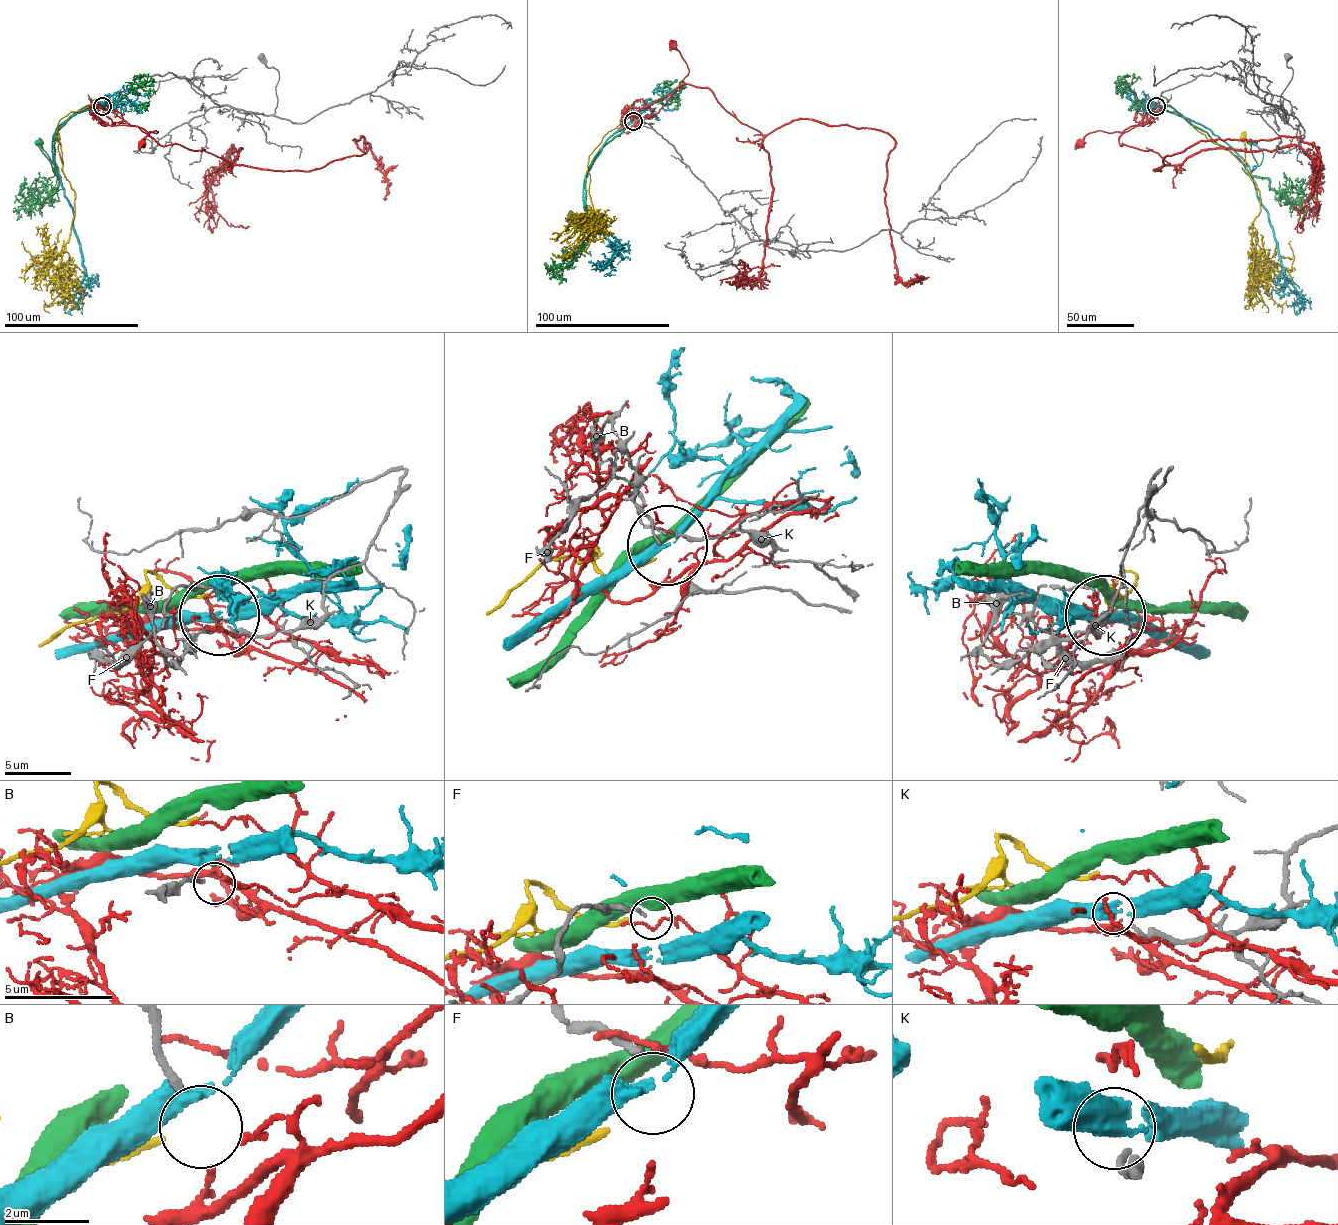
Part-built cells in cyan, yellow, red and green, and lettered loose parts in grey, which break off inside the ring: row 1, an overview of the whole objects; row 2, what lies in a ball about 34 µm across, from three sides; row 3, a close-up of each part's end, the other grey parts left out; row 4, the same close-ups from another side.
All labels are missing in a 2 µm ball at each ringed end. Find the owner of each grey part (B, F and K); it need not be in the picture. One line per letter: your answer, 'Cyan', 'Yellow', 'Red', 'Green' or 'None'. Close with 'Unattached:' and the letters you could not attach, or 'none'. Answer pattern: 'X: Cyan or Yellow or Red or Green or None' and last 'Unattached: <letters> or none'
B: None
F: None
K: None
Unattached: B, F, K

